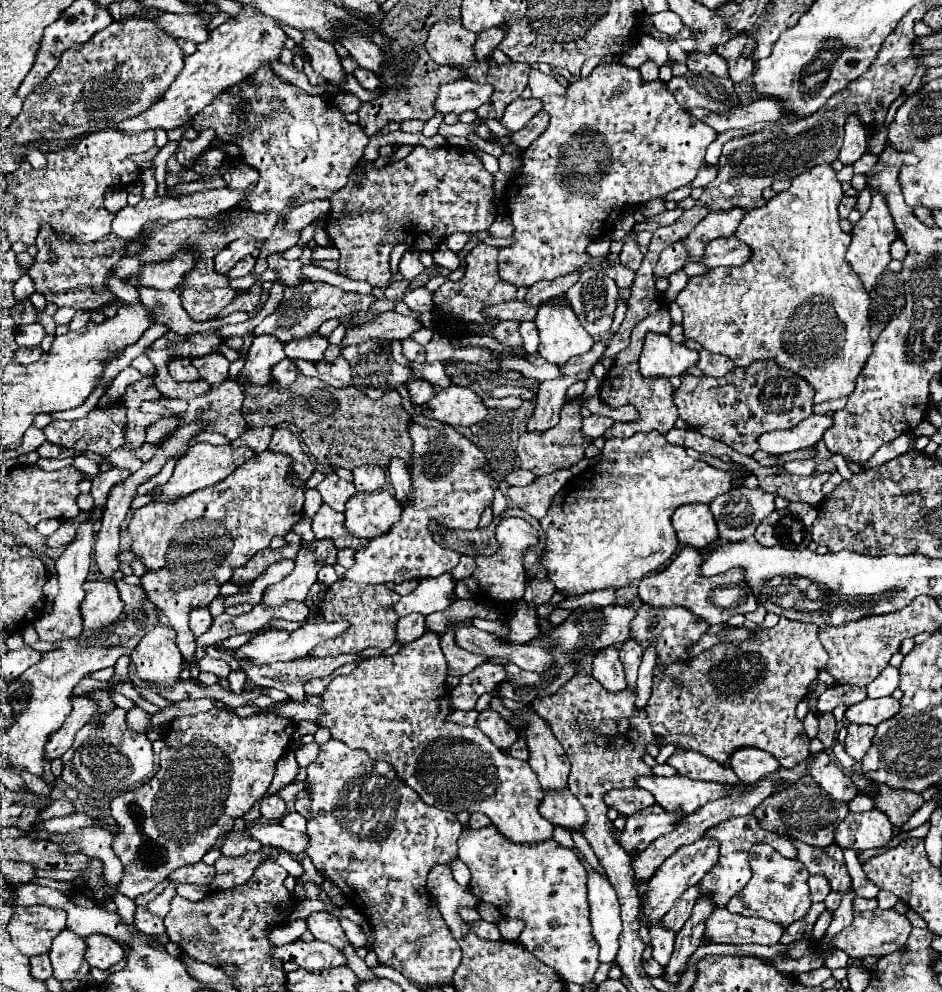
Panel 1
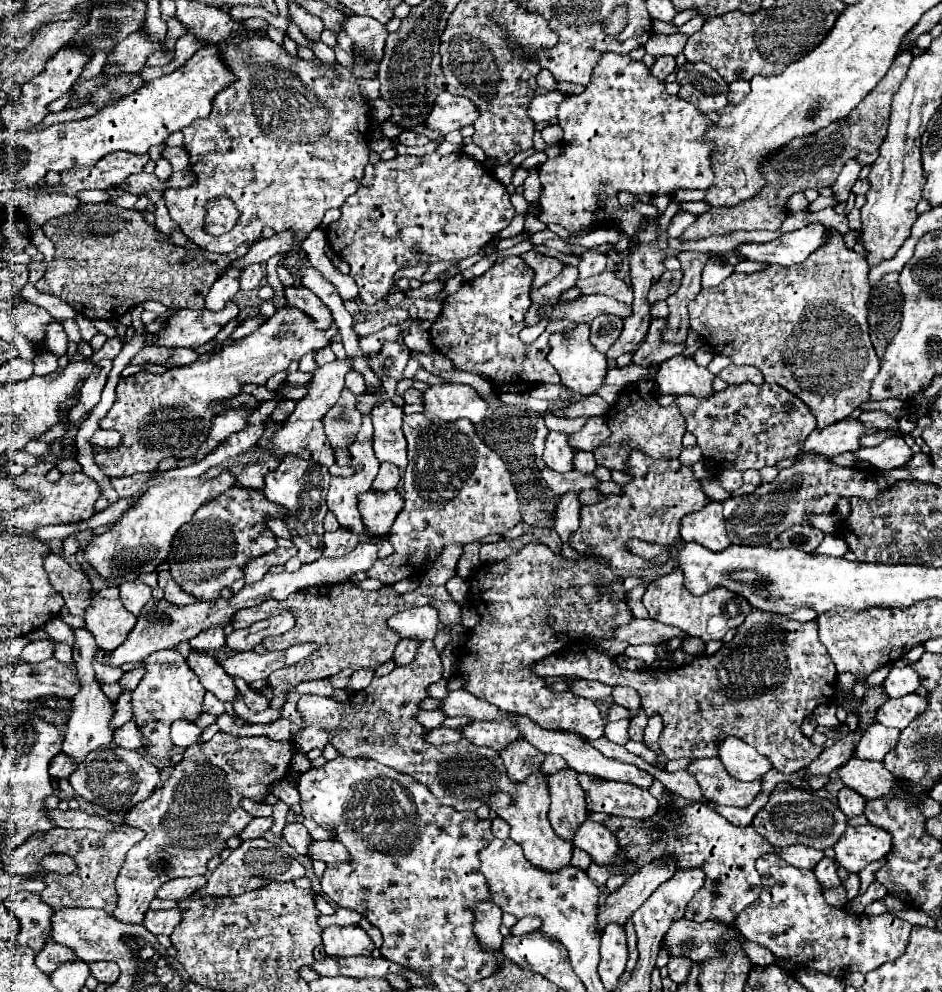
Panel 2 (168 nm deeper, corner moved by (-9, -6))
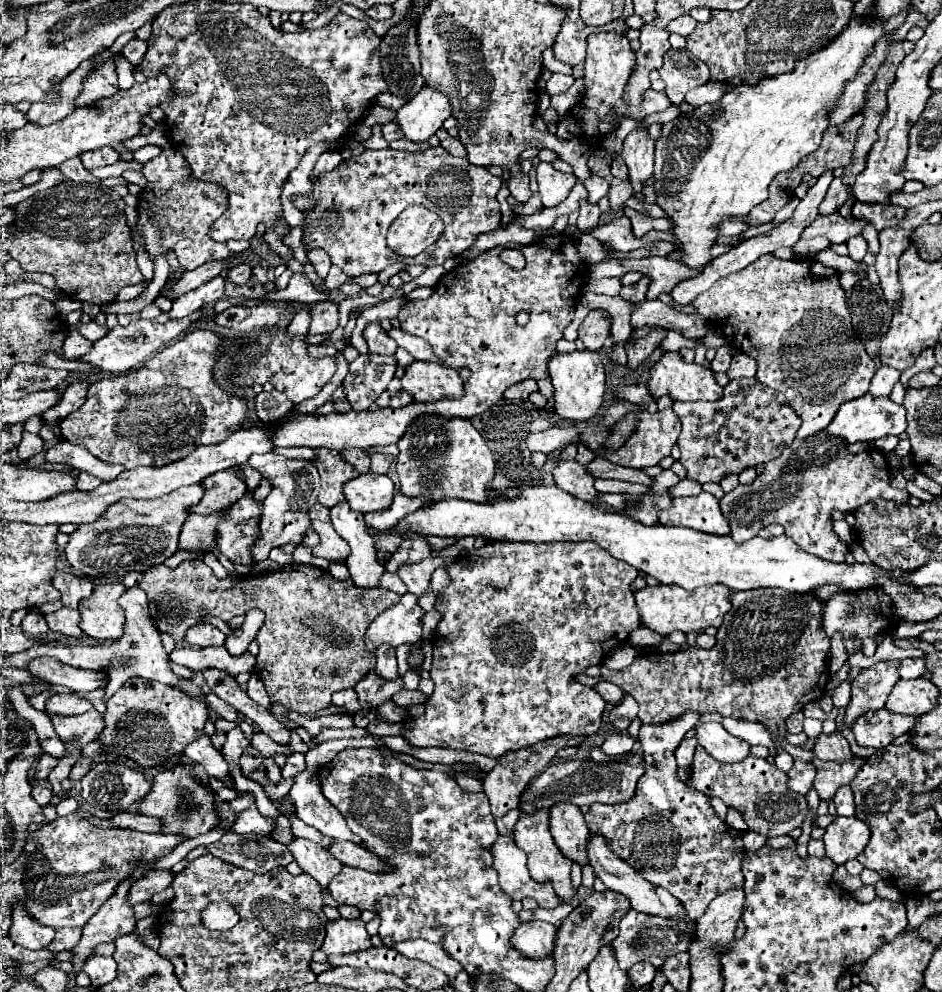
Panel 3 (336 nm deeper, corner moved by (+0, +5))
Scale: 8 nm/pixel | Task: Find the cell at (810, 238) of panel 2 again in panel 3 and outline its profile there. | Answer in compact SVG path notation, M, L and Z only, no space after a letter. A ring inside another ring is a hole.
M839 212L829 216L817 216L805 230L803 238L815 238L815 236L827 236L833 244L841 244L851 236L859 236L863 232L863 226L869 222L865 218L843 218Z

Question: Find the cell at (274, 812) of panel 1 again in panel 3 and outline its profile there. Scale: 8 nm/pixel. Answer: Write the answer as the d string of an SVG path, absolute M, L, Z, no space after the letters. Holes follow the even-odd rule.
M295 838L293 842L287 844L297 860L297 864L303 868L305 874L313 876L325 890L333 876L337 876L343 868L343 864L321 844L309 842L305 838Z

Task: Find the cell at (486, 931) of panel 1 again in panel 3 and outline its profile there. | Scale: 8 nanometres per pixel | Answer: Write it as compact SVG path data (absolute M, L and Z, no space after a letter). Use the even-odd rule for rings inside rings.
M525 922L513 934L513 946L529 958L541 960L541 956L553 954L557 928L549 922Z

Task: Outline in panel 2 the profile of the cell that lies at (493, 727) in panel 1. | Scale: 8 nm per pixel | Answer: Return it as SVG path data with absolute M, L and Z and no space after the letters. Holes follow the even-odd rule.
M524 739L510 743L500 753L500 757L504 759L504 765L512 781L522 781L532 773L540 773L540 763L544 761L542 751L538 751L534 745L526 743Z

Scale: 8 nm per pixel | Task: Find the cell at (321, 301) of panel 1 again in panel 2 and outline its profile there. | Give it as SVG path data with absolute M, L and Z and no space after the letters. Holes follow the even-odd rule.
M282 307L240 343L222 347L208 363L172 367L164 375L136 373L122 377L116 387L116 401L100 421L102 429L120 431L122 441L114 451L94 449L96 465L108 477L132 475L138 471L152 471L160 459L170 455L192 455L194 447L206 439L210 419L216 415L208 409L212 401L224 401L238 395L244 383L264 385L268 377L288 369L292 361L300 361L306 353L326 347L334 335L338 335L334 321L328 329L318 329L314 319L304 311Z

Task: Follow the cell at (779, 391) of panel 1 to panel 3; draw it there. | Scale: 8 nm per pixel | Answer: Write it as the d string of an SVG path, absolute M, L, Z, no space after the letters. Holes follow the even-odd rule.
M755 378L731 380L725 386L721 400L707 404L697 402L673 402L673 412L679 416L683 430L677 440L681 458L679 462L687 470L687 478L699 484L721 482L727 474L739 474L745 468L765 464L777 458L783 448L791 446L801 422L793 408L785 404L785 396L769 390L769 386Z

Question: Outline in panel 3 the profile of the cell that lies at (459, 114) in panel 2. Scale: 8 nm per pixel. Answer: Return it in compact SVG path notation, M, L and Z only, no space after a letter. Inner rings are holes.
M423 86L423 90L397 110L395 122L399 124L405 140L421 144L427 142L451 116L449 100L441 92Z

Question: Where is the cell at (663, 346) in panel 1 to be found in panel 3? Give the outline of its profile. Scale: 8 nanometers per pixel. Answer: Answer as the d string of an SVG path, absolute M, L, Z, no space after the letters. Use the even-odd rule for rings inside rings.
M667 352L653 364L647 388L653 398L661 398L667 394L673 400L685 402L715 402L723 394L723 388L715 382L711 370L697 366L695 362L683 362L679 352Z

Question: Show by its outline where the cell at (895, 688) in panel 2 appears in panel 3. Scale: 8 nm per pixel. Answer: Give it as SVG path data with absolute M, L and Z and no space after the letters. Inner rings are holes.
M903 660L901 662L901 678L911 680L911 678L921 678L925 674L925 660Z

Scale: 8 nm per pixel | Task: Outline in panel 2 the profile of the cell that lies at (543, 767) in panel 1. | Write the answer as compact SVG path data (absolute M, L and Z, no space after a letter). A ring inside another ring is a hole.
M564 767L558 773L548 775L548 785L552 797L548 819L560 837L572 839L574 827L588 817L578 773L574 769Z

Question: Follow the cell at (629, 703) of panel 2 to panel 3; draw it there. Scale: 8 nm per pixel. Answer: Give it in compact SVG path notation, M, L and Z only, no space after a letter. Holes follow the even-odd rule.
M625 696L625 704L619 704L617 708L611 708L611 714L609 714L609 718L611 718L611 724L613 724L613 728L615 730L627 730L629 728L629 724L637 718L637 710L639 710L639 706L637 706L637 702L633 700L633 696Z

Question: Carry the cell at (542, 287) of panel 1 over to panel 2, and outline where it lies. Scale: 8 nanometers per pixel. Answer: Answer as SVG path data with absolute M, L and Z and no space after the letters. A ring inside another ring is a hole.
M590 249L582 255L582 263L578 265L578 279L588 279L594 275L600 275L606 269L608 257L598 253L596 249Z

